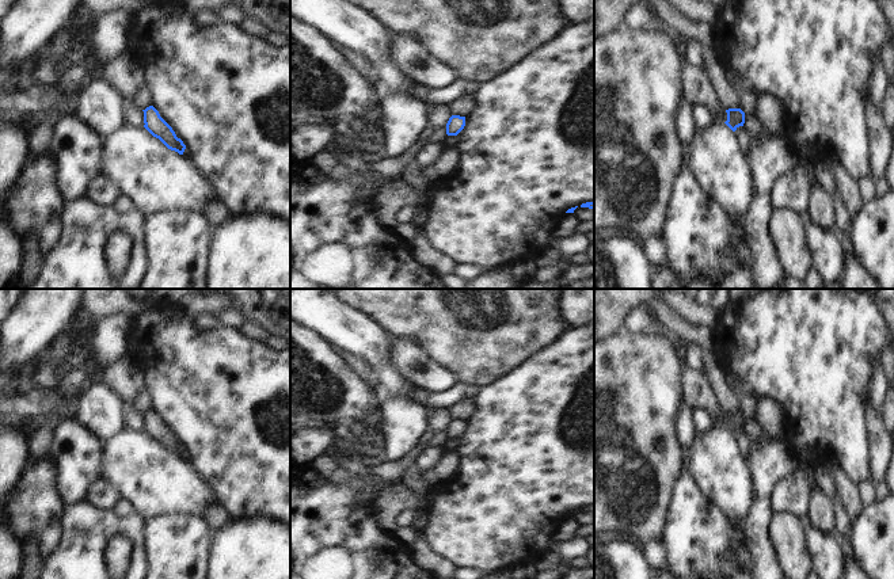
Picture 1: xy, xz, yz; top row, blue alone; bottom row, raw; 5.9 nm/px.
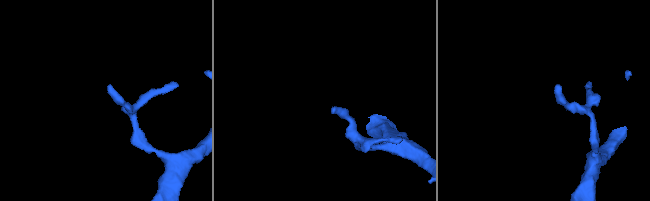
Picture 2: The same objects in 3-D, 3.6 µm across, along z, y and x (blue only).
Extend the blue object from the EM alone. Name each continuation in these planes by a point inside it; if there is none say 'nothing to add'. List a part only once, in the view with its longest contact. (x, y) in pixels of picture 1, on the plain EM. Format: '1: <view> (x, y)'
nothing to add

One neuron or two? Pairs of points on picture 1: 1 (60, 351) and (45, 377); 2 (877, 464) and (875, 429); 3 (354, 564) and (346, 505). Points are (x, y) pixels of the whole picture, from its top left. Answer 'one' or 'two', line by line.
1: one
2: one
3: one

